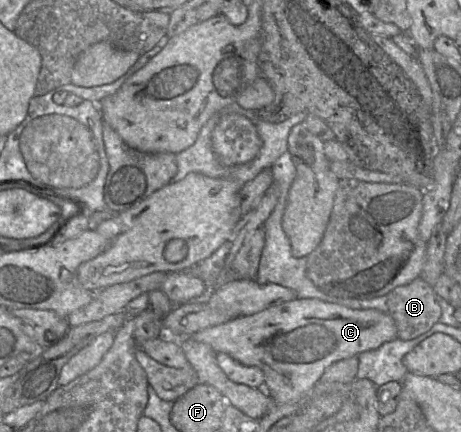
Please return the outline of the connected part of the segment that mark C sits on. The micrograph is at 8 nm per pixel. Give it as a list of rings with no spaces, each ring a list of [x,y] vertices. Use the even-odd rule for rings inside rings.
[[[296,298],[250,316],[240,316],[228,322],[207,327],[191,335],[198,341],[223,352],[246,366],[259,367],[265,376],[264,389],[274,402],[293,404],[320,381],[324,372],[335,362],[376,349],[397,338],[393,318],[377,309],[353,309],[317,298]]]

